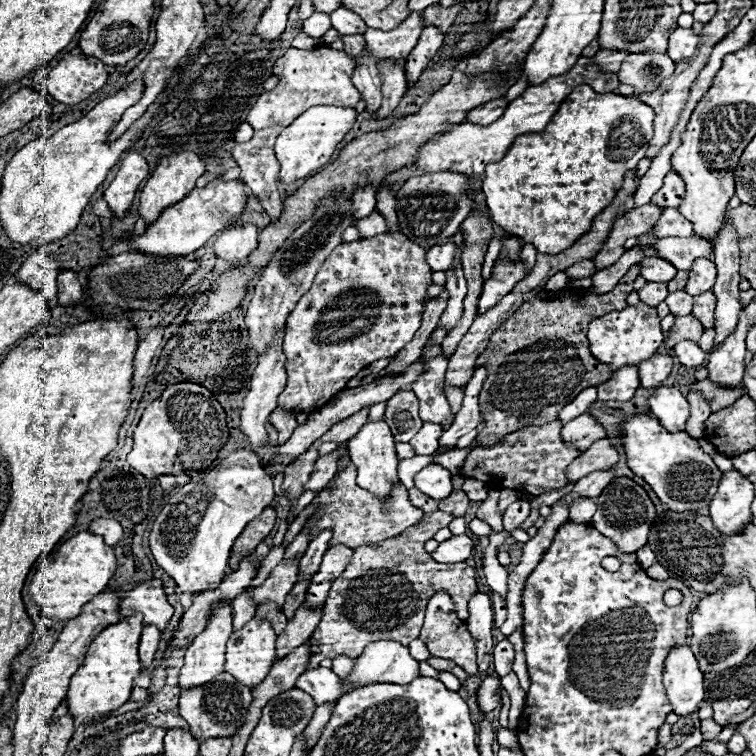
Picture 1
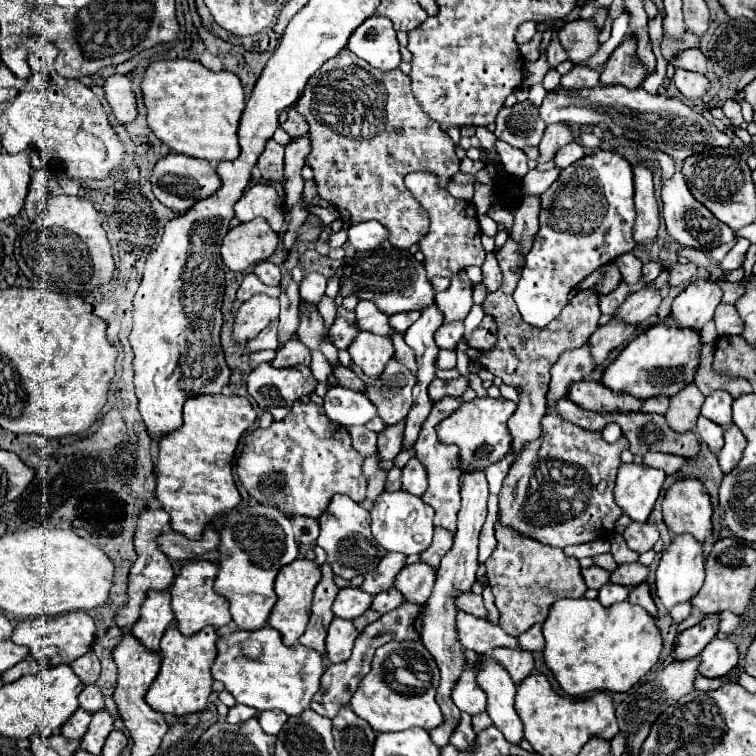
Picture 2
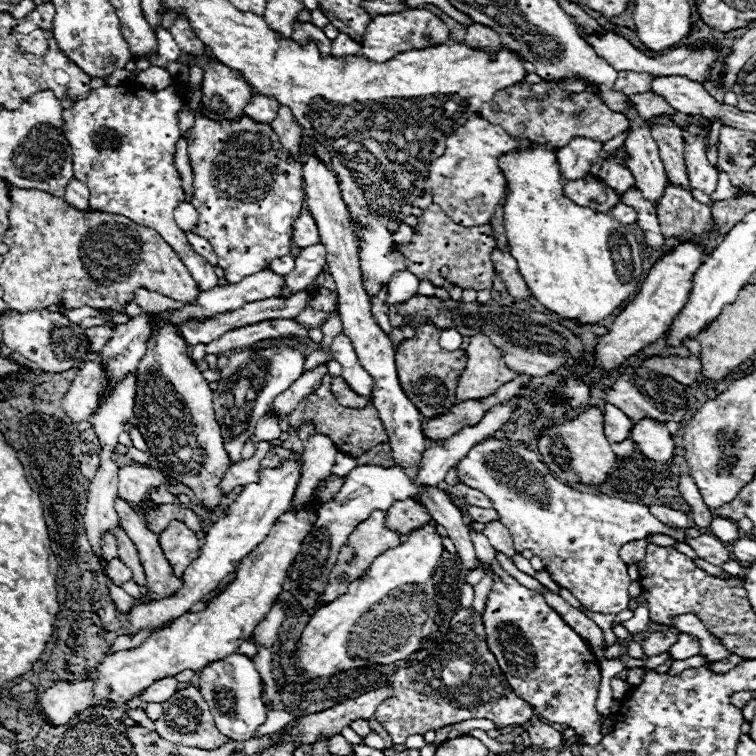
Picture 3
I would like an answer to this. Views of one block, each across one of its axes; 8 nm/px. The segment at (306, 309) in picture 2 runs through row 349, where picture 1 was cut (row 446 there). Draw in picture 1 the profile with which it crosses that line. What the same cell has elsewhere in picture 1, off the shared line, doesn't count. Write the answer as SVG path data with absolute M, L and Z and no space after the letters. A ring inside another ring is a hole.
M362 408L360 412L352 414L350 418L342 420L340 424L332 426L324 436L320 436L320 440L316 440L316 442L312 444L312 448L318 448L318 446L324 444L324 442L336 442L336 444L340 444L342 440L350 440L350 438L362 428L362 424L364 424L366 420L368 420L368 408Z

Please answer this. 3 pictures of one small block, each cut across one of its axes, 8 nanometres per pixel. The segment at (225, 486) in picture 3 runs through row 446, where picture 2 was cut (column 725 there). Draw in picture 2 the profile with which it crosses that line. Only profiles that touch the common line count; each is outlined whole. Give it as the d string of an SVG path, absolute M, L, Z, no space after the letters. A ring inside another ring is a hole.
M738 238L736 246L726 254L726 258L720 262L720 266L722 266L724 270L736 270L736 268L740 268L740 266L744 264L744 258L746 258L746 250L748 250L748 246L750 246L748 240Z

